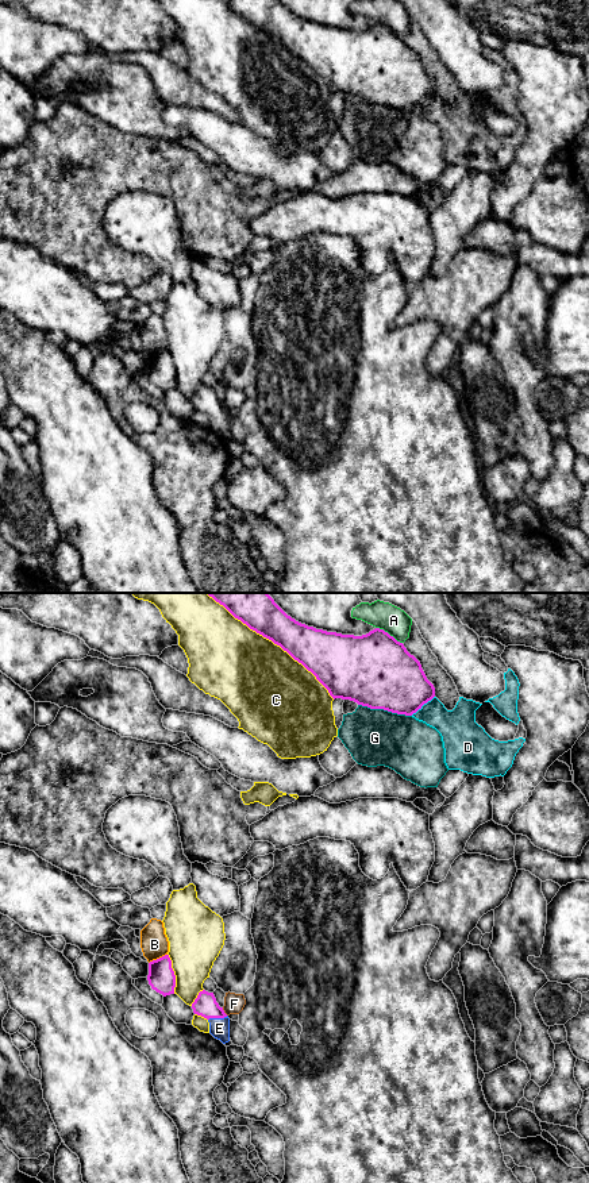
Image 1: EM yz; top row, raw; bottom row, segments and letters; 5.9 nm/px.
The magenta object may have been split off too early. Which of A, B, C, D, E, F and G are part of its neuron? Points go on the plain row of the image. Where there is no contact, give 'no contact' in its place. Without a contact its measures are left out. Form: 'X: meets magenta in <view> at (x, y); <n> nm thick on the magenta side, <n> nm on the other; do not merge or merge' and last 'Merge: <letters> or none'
A: meets magenta in yz at (388, 29); 440 nm thick on the magenta side, 160 nm on the other; do not merge
B: meets magenta in yz at (157, 354); 160 nm thick on the magenta side, 170 nm on the other; do not merge
C: meets magenta in yz at (280, 41); 260 nm thick on the magenta side, 480 nm on the other; do not merge
D: meets magenta in yz at (422, 100); 380 nm thick on the magenta side, 220 nm on the other; do not merge
E: meets magenta in yz at (218, 412); 140 nm thick on the magenta side, 120 nm on the other; merge
F: meets magenta in yz at (223, 407); 140 nm thick on the magenta side, 120 nm on the other; do not merge
G: meets magenta in yz at (385, 104); 440 nm thick on the magenta side, 340 nm on the other; do not merge
Merge: E

